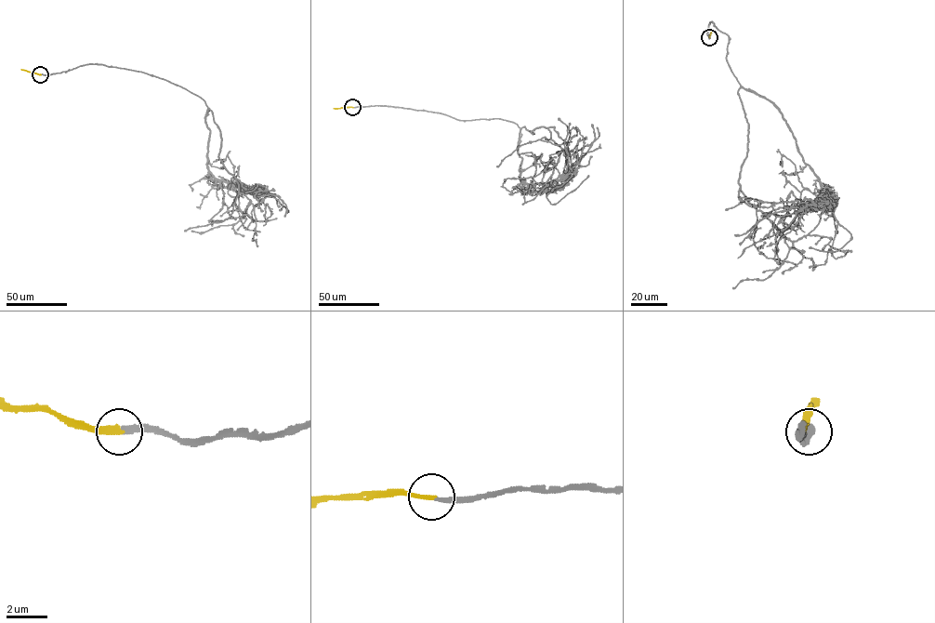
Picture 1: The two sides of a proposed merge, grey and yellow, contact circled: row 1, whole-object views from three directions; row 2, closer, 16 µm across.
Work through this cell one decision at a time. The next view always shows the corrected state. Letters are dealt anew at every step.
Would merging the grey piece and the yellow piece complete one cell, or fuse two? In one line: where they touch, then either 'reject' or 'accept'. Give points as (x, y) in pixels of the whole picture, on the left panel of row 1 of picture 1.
at (40, 74); accept

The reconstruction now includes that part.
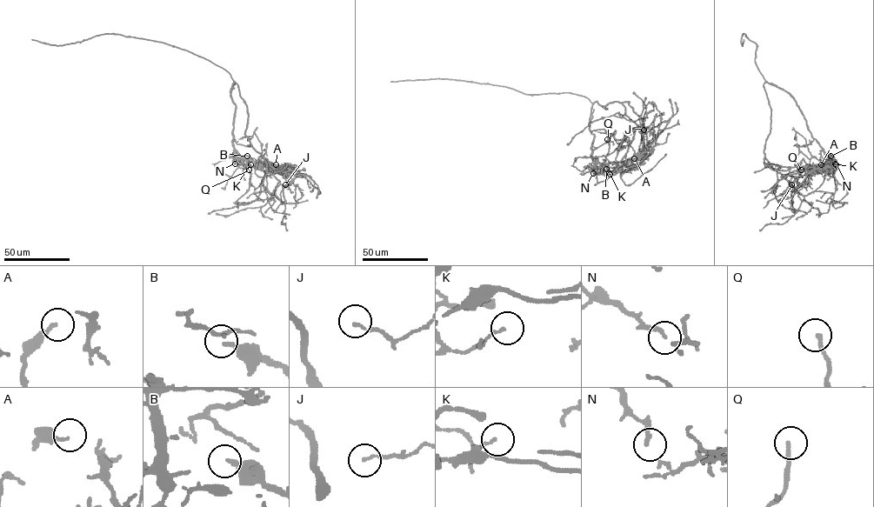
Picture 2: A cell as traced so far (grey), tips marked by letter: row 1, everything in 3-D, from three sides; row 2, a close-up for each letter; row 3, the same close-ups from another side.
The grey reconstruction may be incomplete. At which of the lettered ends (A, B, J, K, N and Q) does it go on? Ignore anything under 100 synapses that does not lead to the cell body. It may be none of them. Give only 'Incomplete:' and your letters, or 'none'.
Incomplete: none

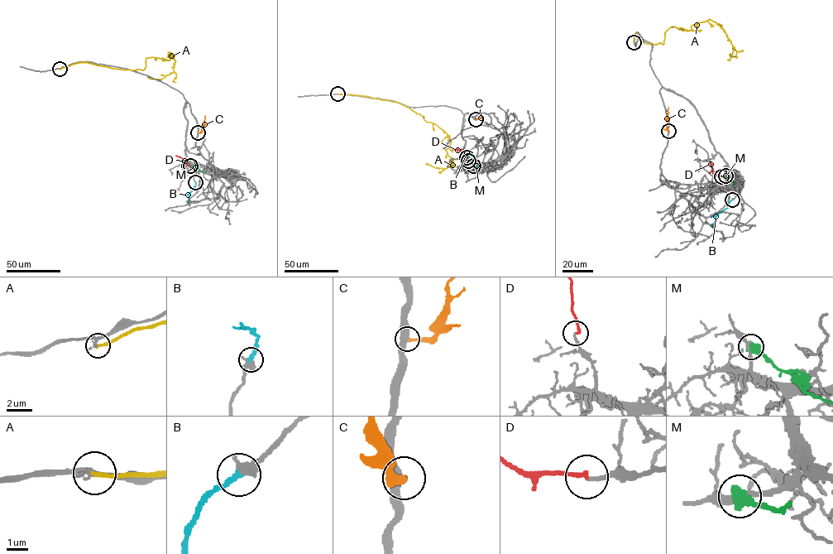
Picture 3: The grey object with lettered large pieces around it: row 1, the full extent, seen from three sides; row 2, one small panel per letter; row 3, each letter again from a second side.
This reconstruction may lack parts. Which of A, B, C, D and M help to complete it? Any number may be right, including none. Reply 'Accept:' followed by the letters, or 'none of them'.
Accept: B, D

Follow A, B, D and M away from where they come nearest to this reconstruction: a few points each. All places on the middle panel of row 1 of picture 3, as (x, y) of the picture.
A: (337, 93), (398, 102), (442, 129), (451, 141), (446, 151), (453, 160), (452, 166), (439, 168), (425, 164)
B: (473, 165), (466, 151)
D: (466, 157), (466, 151), (454, 149)
M: (468, 161), (480, 166)

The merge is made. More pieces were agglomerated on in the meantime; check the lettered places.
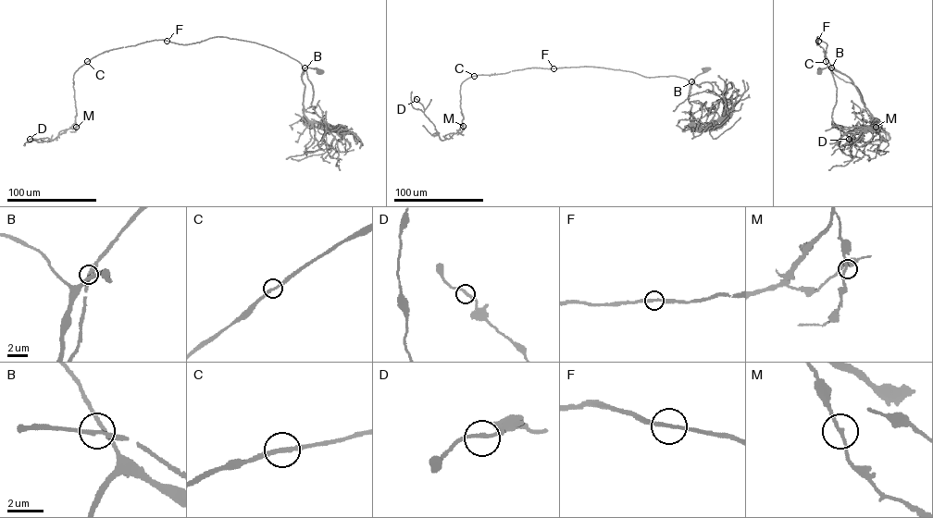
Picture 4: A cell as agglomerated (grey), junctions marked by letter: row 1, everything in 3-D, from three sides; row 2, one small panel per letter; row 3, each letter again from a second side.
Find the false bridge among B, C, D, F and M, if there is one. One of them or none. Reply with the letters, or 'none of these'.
none of these

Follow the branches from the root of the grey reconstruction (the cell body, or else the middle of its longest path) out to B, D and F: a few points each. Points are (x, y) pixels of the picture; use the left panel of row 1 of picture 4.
B: (319, 72), (304, 67)
D: (319, 72), (303, 74), (282, 53), (225, 37), (113, 49), (74, 73), (71, 127), (53, 141), (30, 139)
F: (319, 72), (306, 67), (303, 74), (304, 68), (297, 61), (255, 43), (223, 37), (188, 44), (167, 41)

